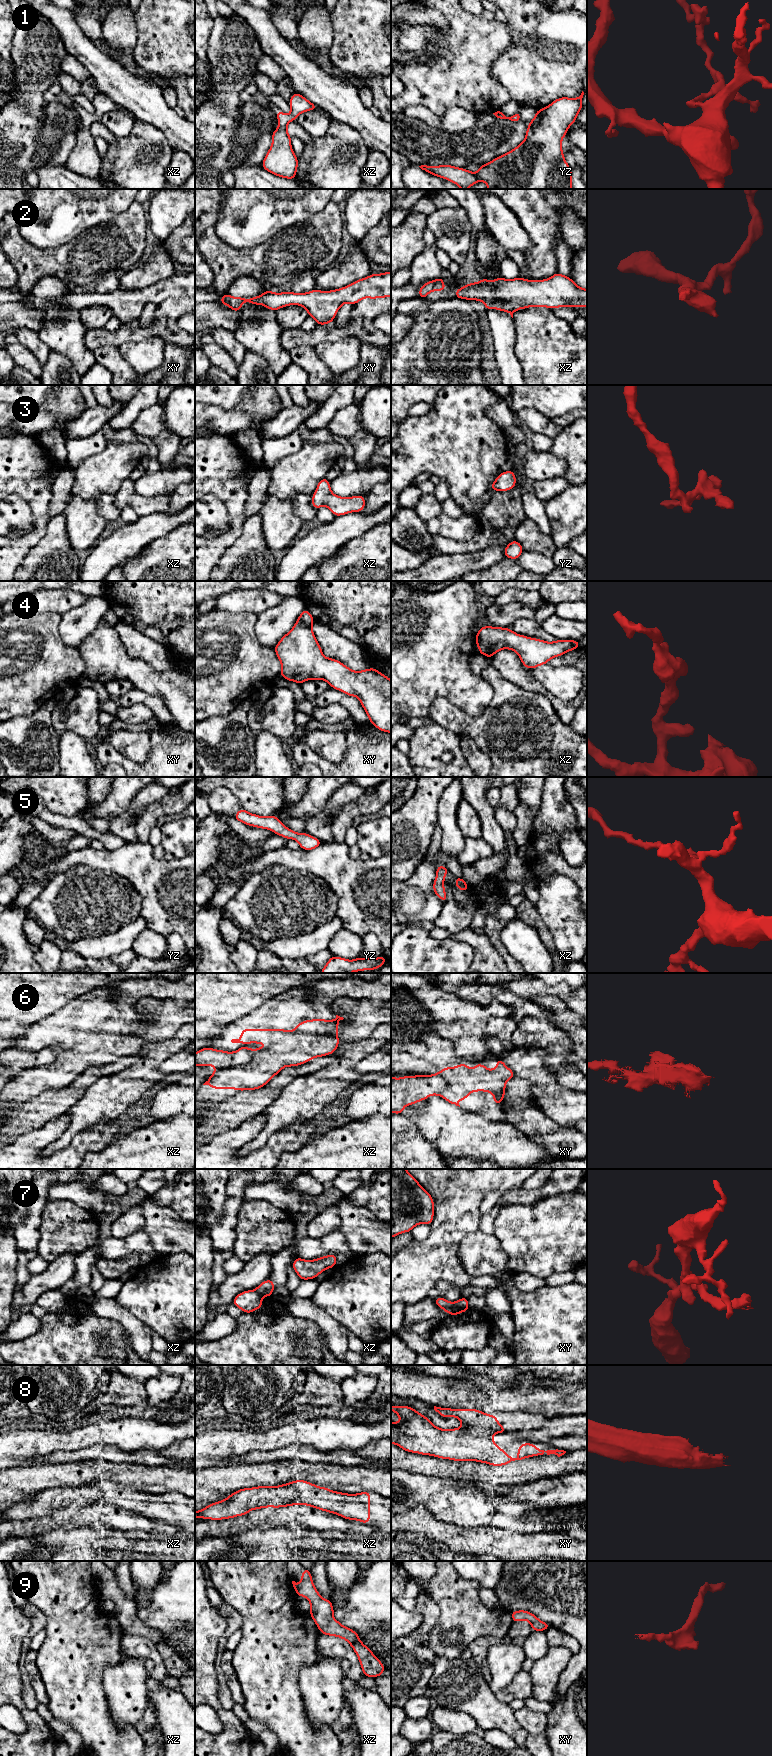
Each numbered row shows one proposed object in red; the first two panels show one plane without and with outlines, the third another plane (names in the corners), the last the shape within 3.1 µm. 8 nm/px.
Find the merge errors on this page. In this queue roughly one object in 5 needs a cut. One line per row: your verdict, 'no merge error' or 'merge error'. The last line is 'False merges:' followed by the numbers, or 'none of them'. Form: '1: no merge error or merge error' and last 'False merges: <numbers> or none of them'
1: no merge error
2: no merge error
3: no merge error
4: no merge error
5: no merge error
6: merge error
7: merge error
8: no merge error
9: no merge error
False merges: 6, 7

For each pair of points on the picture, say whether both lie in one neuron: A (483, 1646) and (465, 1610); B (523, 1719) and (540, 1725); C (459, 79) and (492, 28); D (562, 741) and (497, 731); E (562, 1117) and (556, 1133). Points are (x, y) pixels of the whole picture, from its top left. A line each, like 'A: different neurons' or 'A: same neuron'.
A: different neurons
B: same neuron
C: same neuron
D: same neuron
E: different neurons

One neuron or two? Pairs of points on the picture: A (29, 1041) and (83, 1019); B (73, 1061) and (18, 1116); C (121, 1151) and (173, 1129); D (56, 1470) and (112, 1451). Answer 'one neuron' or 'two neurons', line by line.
A: one neuron
B: two neurons
C: one neuron
D: two neurons

